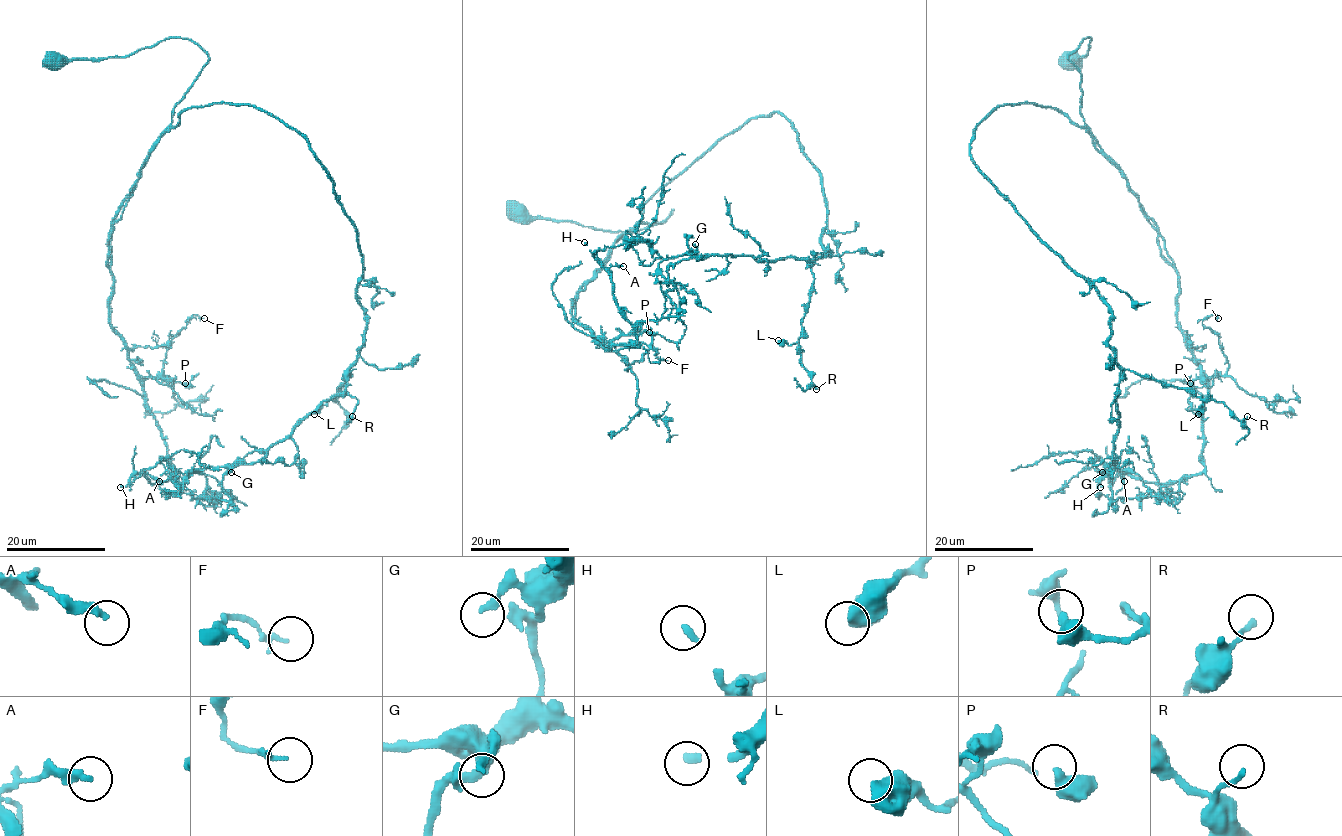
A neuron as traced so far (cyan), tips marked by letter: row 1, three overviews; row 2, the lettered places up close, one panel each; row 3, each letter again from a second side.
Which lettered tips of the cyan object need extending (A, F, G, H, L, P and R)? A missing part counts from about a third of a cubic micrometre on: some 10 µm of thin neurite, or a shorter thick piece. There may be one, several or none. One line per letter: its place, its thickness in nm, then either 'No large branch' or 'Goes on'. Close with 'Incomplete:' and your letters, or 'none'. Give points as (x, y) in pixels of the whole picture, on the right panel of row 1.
A: Place: (1124, 481). Thickness 280 nm. No large branch
F: Place: (1218, 318). Thickness 140 nm. No large branch
G: Place: (1102, 472). Thickness 220 nm. No large branch
H: Place: (1100, 487). Thickness 240 nm. Goes on
L: Place: (1198, 414). Thickness 650 nm. No large branch
P: Place: (1190, 383). Thickness 420 nm. No large branch
R: Place: (1247, 416). Thickness 160 nm. No large branch
Incomplete: H

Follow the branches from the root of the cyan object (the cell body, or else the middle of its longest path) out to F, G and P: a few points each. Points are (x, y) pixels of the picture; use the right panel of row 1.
F: (1072, 61), (1089, 38), (1068, 56), (1081, 116), (1164, 241), (1206, 378), (1228, 366), (1202, 323), (1218, 318)
G: (1072, 61), (1089, 38), (1068, 56), (1081, 116), (1164, 241), (1207, 385), (1201, 472), (1102, 472)
P: (1072, 61), (1089, 38), (1068, 56), (1081, 116), (1174, 263), (1177, 324), (1208, 378), (1190, 383)

